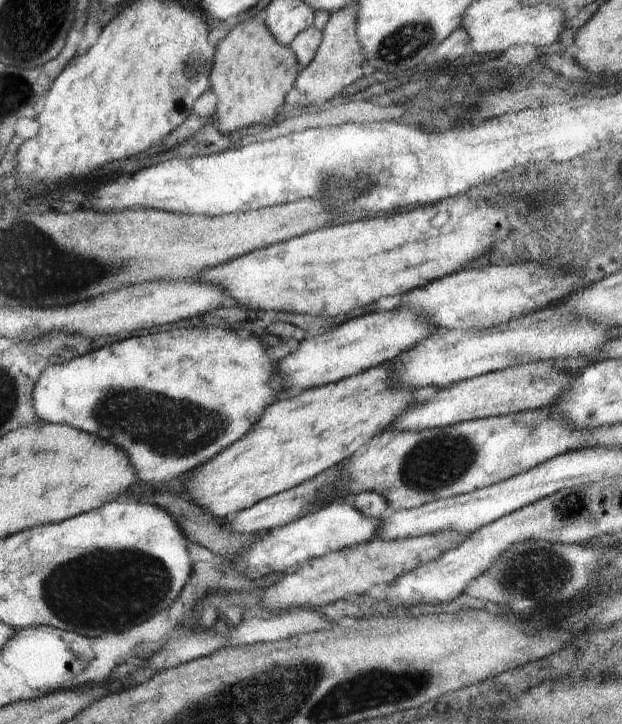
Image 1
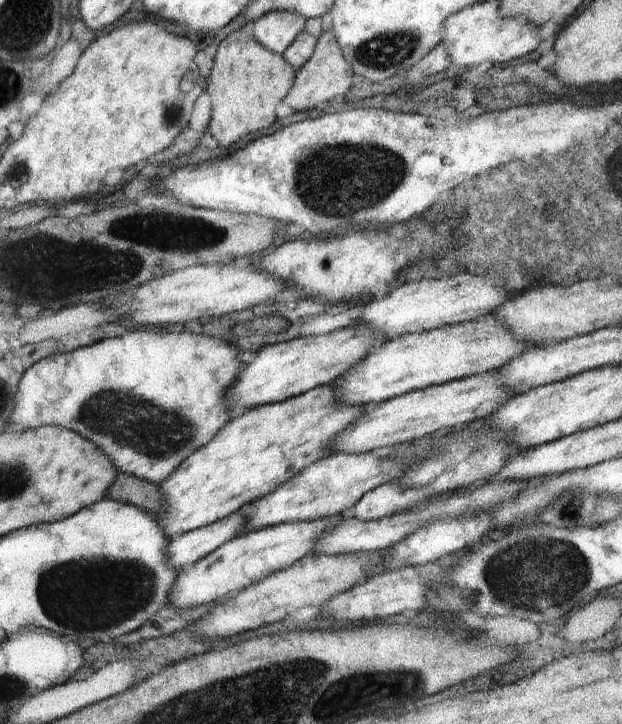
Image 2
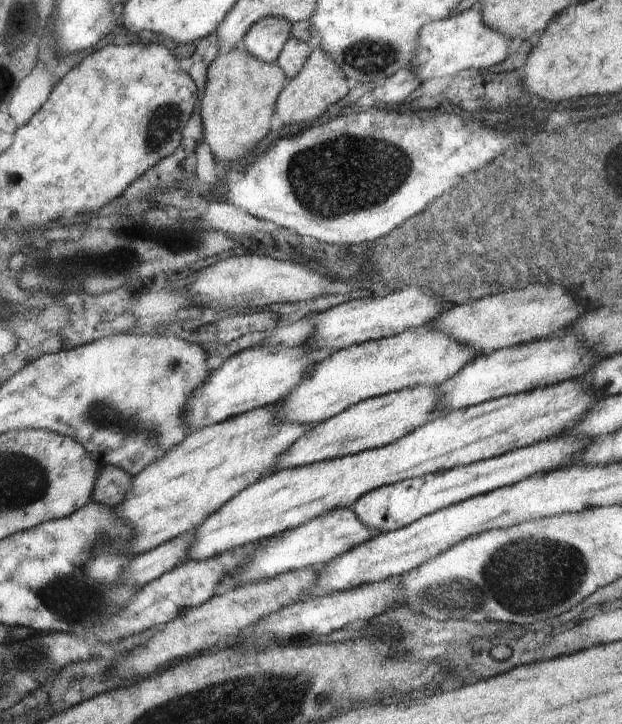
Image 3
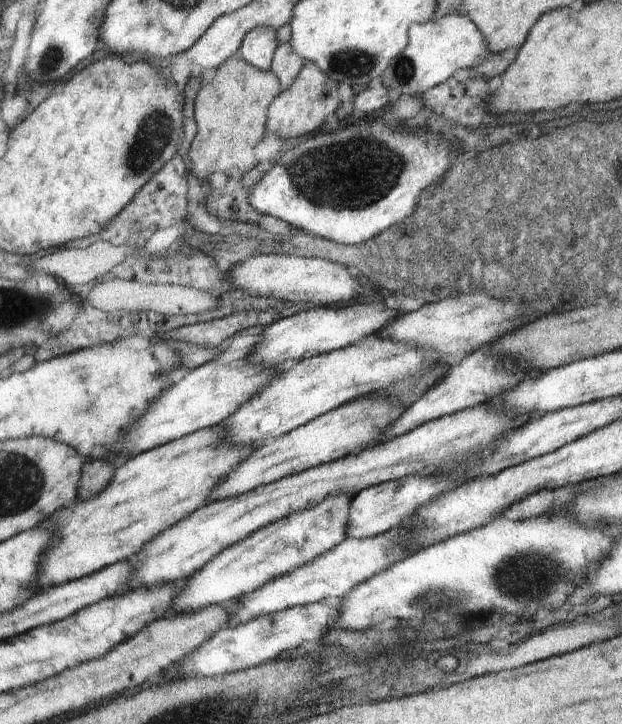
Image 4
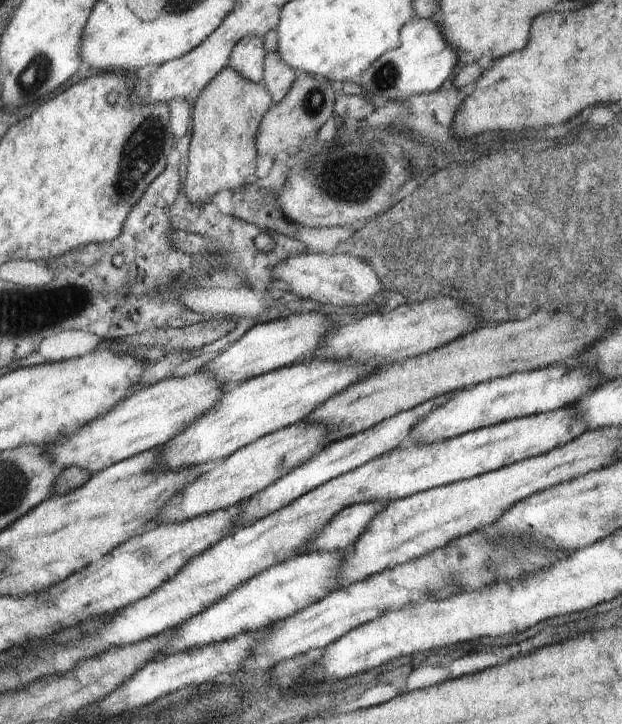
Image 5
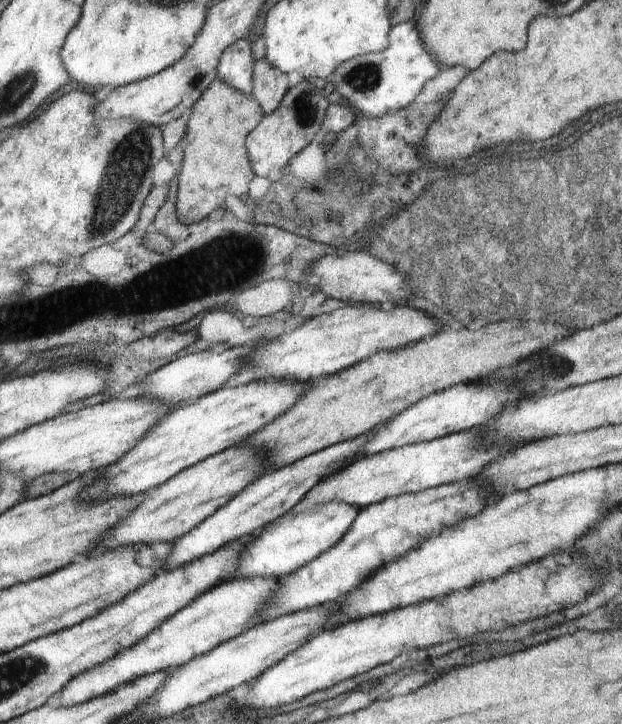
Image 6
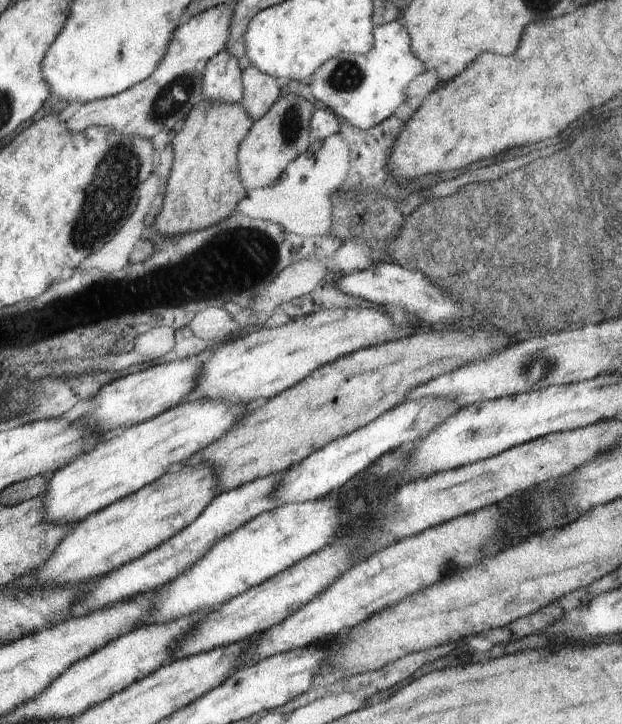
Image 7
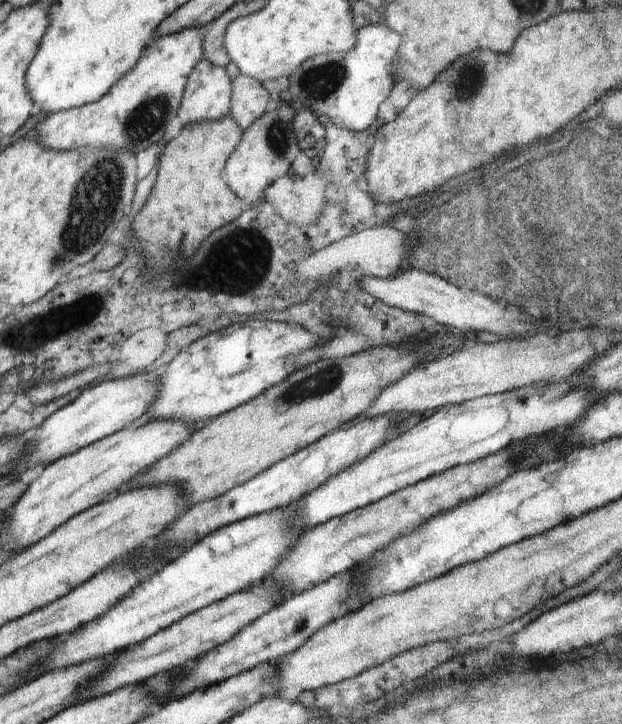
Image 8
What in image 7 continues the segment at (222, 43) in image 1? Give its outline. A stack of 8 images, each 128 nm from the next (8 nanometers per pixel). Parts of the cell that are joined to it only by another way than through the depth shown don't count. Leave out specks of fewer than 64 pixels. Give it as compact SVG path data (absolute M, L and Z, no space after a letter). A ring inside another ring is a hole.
M201 100L192 108L192 111L184 120L182 130L178 134L176 133L174 140L172 140L174 154L172 168L166 190L164 190L162 210L152 224L152 228L156 232L160 232L162 236L170 236L170 240L172 240L174 236L182 236L182 234L188 234L188 232L208 228L234 214L238 203L247 195L247 190L244 190L240 176L238 176L236 154L238 153L238 146L248 135L252 124L253 120L244 110L242 103L218 104L216 102L214 104L214 102L208 102L208 100Z

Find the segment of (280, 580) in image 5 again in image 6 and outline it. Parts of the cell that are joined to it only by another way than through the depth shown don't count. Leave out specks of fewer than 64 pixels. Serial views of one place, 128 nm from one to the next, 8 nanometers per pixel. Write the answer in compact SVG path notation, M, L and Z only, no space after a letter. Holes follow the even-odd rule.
M260 576L254 580L240 577L222 582L214 590L205 592L188 607L171 616L164 624L154 629L154 632L138 641L133 648L122 651L100 666L75 676L60 694L57 694L59 704L68 707L81 704L102 693L112 692L125 682L132 682L159 670L180 667L194 657L208 654L219 644L240 635L242 631L260 625L264 620L262 614L266 612L266 604L270 604L270 600L280 588L280 580L282 577Z

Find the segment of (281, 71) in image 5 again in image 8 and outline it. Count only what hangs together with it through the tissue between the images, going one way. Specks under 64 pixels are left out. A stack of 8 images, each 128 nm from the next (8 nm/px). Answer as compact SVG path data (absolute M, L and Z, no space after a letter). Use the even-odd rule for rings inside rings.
M238 74L232 80L233 93L230 116L244 131L254 120L265 113L268 100L272 94L258 79L248 75Z

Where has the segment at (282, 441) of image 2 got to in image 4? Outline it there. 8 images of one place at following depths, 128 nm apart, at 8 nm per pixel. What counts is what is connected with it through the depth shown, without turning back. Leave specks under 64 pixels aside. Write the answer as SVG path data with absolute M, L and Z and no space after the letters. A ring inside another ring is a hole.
M214 425L138 453L122 462L120 466L116 466L110 484L98 496L85 501L78 500L72 507L55 513L46 522L46 527L55 534L55 538L45 553L45 560L39 571L43 588L94 574L138 555L161 532L208 504L215 489L260 446L262 445L233 445L227 441L227 430L222 425Z

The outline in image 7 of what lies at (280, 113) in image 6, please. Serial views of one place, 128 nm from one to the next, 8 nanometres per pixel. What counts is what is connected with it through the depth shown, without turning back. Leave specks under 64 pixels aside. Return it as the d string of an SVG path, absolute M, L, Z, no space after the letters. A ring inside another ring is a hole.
M288 94L281 96L264 116L253 121L252 128L238 146L236 154L238 176L244 190L249 192L273 184L294 158L306 153L310 145L310 116L314 110L313 104L306 97Z

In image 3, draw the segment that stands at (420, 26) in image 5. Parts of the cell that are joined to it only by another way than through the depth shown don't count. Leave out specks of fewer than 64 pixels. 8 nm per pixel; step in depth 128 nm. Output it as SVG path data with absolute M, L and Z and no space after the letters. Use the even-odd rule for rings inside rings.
M473 7L455 17L428 23L419 28L418 46L406 68L414 71L423 82L428 78L452 78L468 68L484 72L490 66L506 60L510 40L509 36L490 28L485 23L480 8Z

